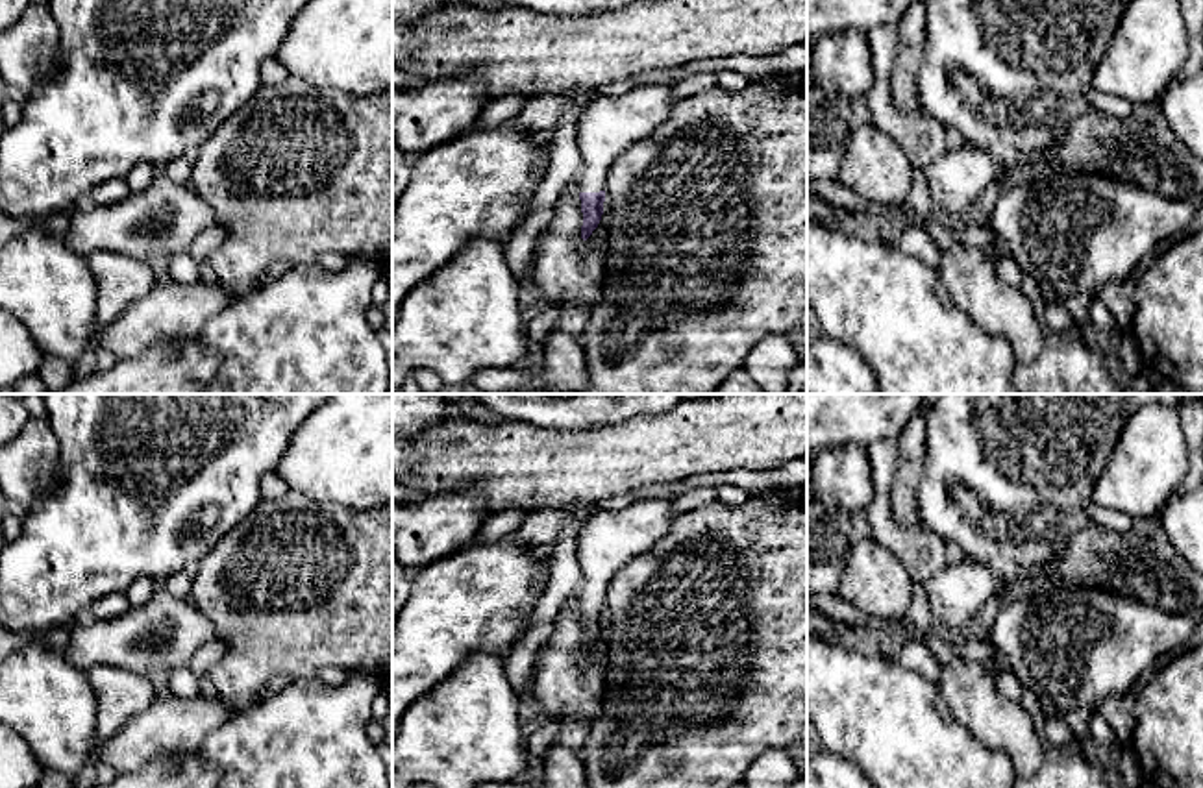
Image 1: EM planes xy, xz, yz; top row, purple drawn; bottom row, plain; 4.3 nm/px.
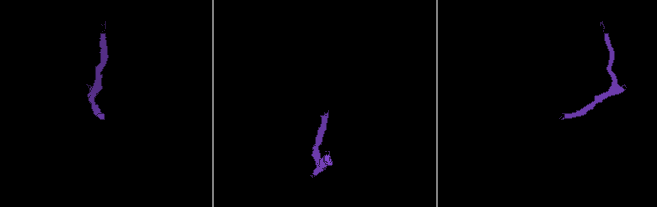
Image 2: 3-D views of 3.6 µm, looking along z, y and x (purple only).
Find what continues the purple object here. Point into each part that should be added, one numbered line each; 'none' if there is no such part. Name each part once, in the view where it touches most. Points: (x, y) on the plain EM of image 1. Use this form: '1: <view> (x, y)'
1: xz (607, 541)

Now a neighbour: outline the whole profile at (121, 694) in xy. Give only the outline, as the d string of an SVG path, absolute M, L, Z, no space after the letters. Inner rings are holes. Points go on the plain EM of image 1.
M96 666L87 679L98 705L96 736L104 740L157 699L154 679L122 668Z

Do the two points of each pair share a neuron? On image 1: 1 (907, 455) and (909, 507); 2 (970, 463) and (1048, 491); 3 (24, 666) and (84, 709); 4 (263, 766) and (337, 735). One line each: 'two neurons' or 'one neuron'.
1: one neuron
2: one neuron
3: one neuron
4: one neuron

